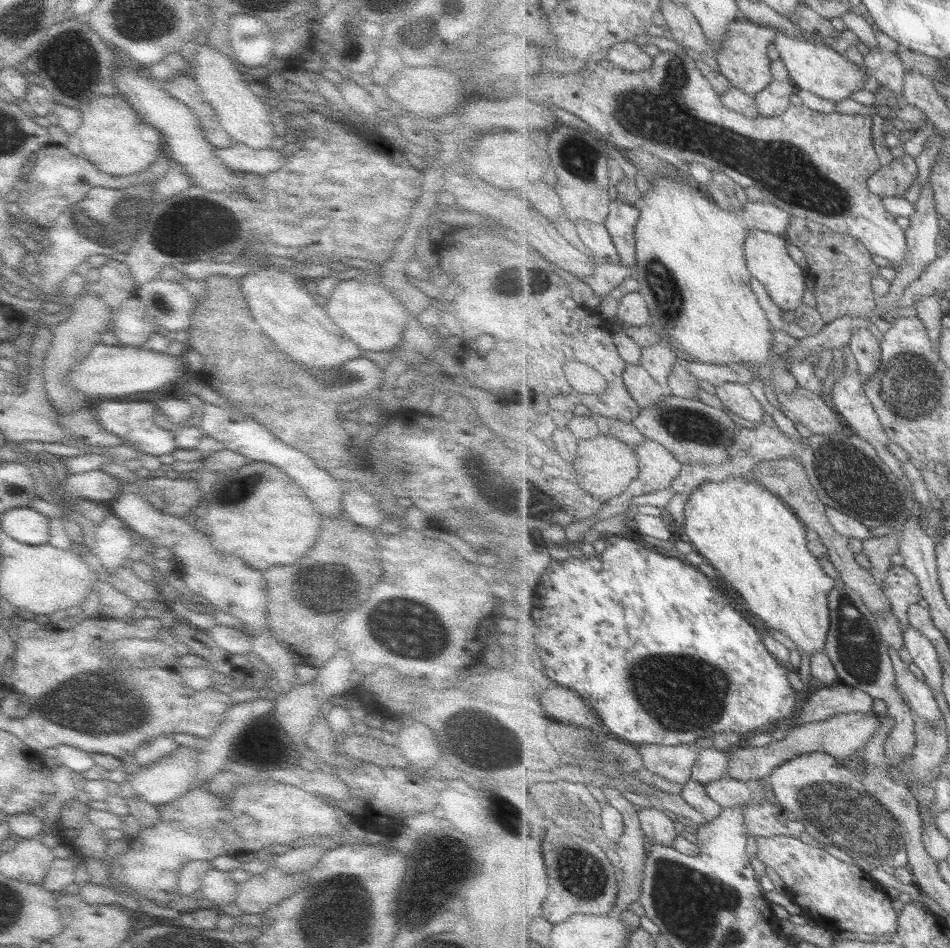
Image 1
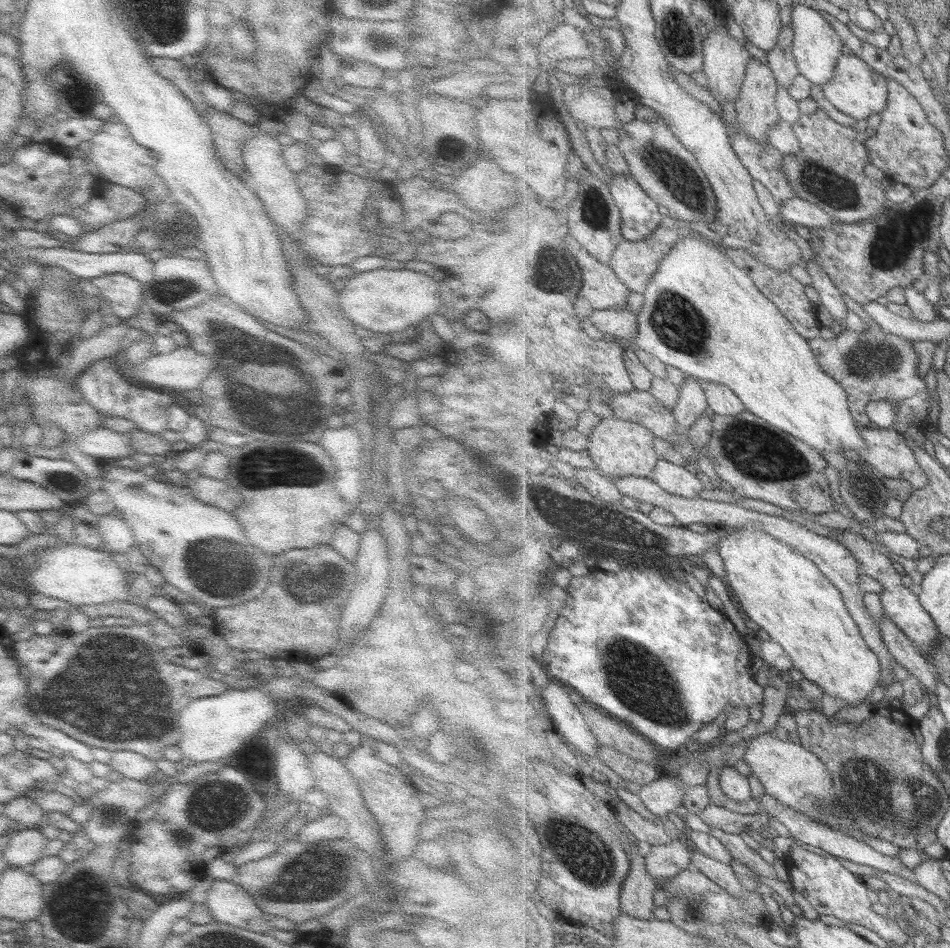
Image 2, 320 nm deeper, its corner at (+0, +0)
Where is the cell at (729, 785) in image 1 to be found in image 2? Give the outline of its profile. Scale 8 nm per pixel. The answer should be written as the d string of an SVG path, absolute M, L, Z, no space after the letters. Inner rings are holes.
M764 794L762 797L755 798L760 805L763 805L765 814L777 819L781 822L790 832L791 838L802 846L806 846L810 849L815 849L820 853L828 854L834 858L843 858L859 865L875 868L876 870L882 870L886 873L898 874L911 881L916 878L914 869L908 868L901 860L896 858L889 858L877 852L873 843L868 843L865 839L859 838L859 836L851 836L843 832L838 831L830 826L821 824L816 820L813 820L810 816L796 811L794 808L785 806L782 802L779 802L776 798L773 798L769 794Z

